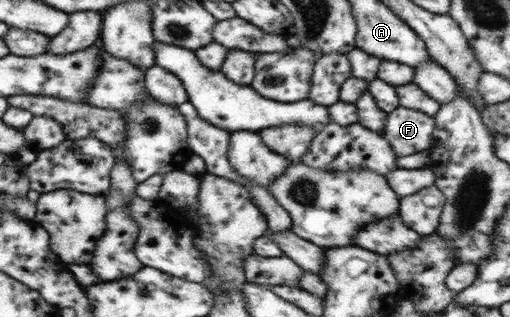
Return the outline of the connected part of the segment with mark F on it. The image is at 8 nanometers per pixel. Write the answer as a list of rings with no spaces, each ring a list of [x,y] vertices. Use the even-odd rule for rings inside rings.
[[[399,106],[387,113],[382,136],[389,142],[399,158],[429,150],[432,146],[434,127],[433,116]]]

